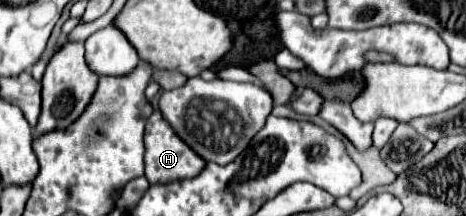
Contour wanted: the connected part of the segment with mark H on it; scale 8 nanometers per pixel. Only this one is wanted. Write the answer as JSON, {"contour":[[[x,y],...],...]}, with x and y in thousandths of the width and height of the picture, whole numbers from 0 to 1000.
{"contour":[[[333,509],[315,565],[311,593],[311,824],[320,833],[320,852],[363,852],[376,833],[406,833],[427,815],[444,750],[418,713],[414,685],[406,685],[384,630],[380,611],[367,593],[367,574],[350,546],[350,528],[341,509]]]}

